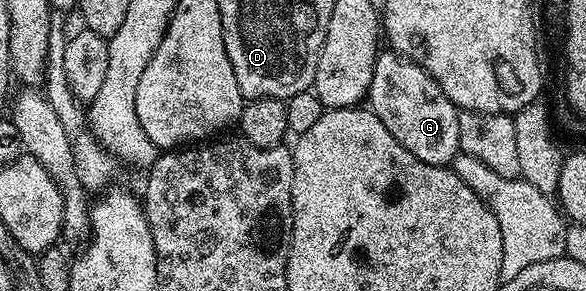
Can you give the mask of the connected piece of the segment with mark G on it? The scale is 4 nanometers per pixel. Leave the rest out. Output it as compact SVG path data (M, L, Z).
M392 48L378 53L367 106L375 116L379 116L379 120L383 120L387 132L391 132L391 136L411 152L411 156L419 156L419 160L427 164L449 166L461 149L459 111L453 101L419 63L404 58Z

